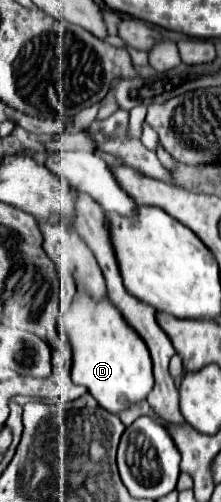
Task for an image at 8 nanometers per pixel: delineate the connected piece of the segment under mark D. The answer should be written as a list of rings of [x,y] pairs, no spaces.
[[[76,286],[70,308],[60,316],[60,332],[68,336],[72,348],[72,382],[86,386],[98,404],[120,414],[130,404],[136,404],[148,396],[154,386],[152,360],[144,340],[122,318],[120,310],[106,298],[90,298]]]

